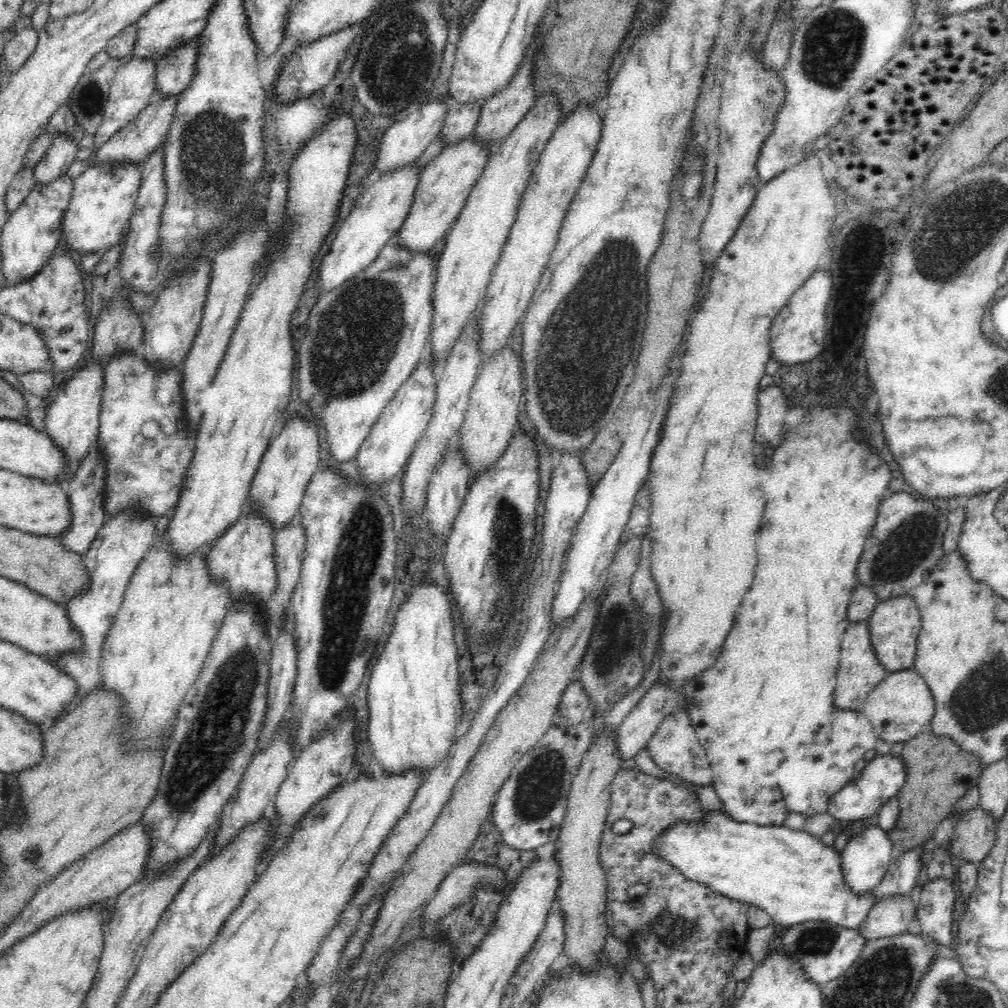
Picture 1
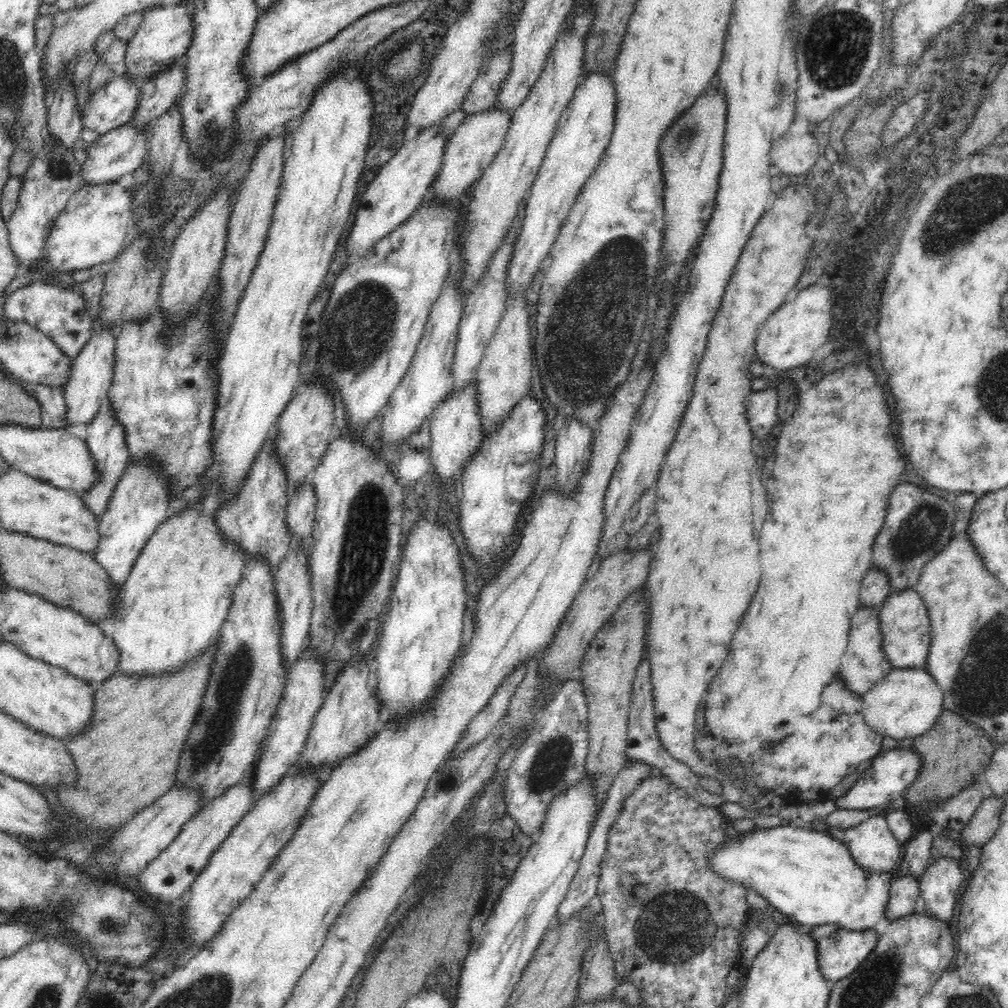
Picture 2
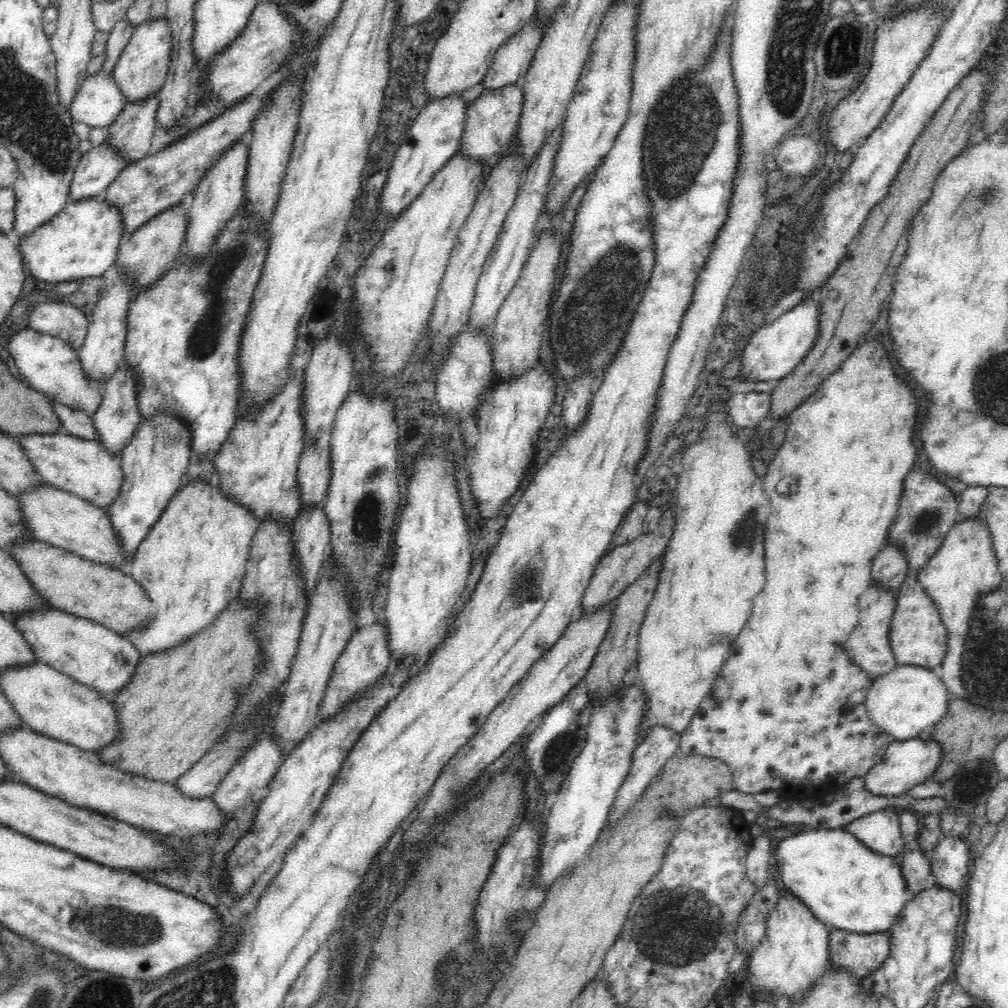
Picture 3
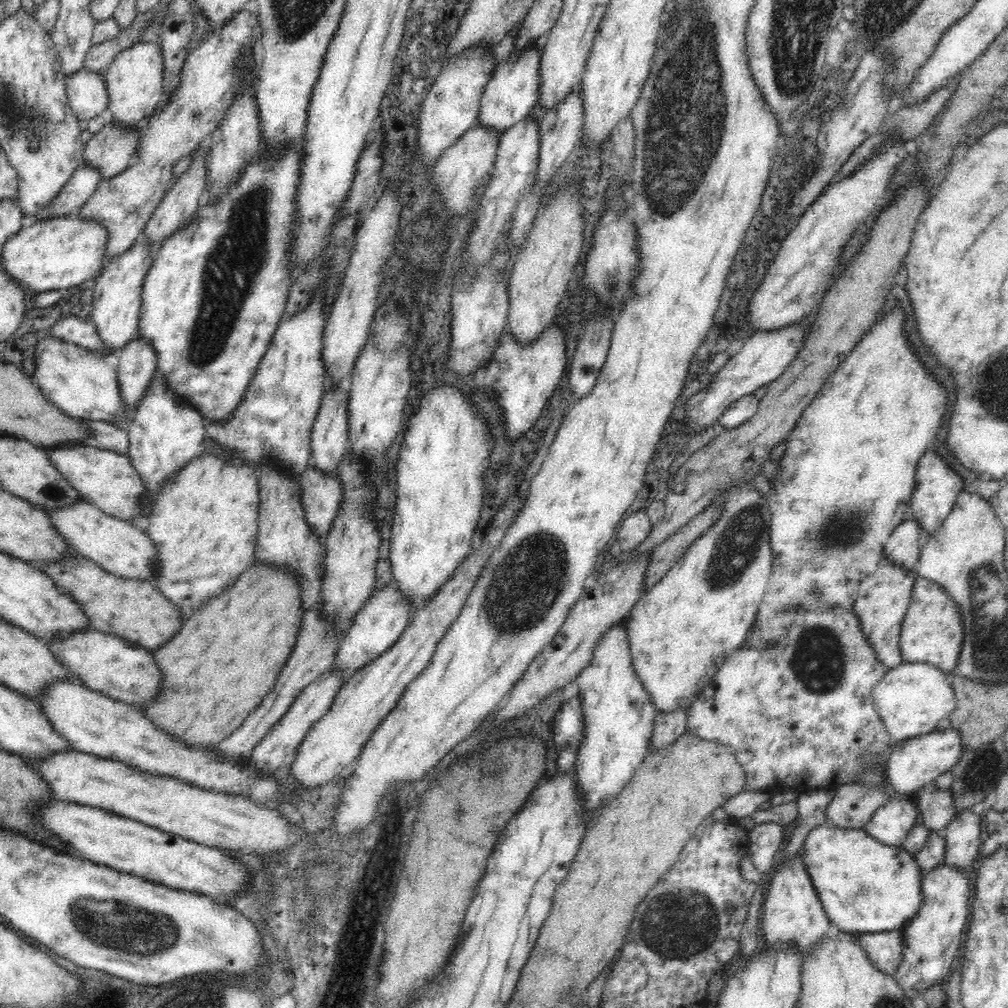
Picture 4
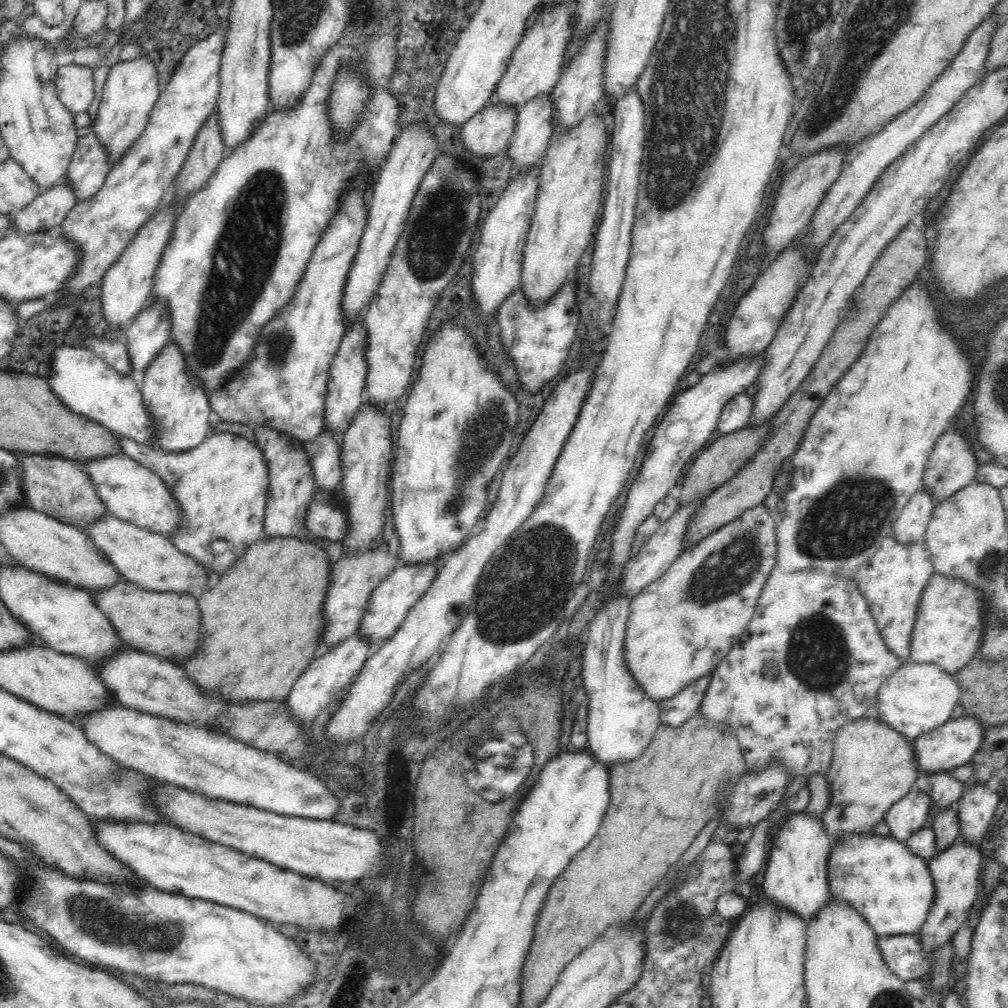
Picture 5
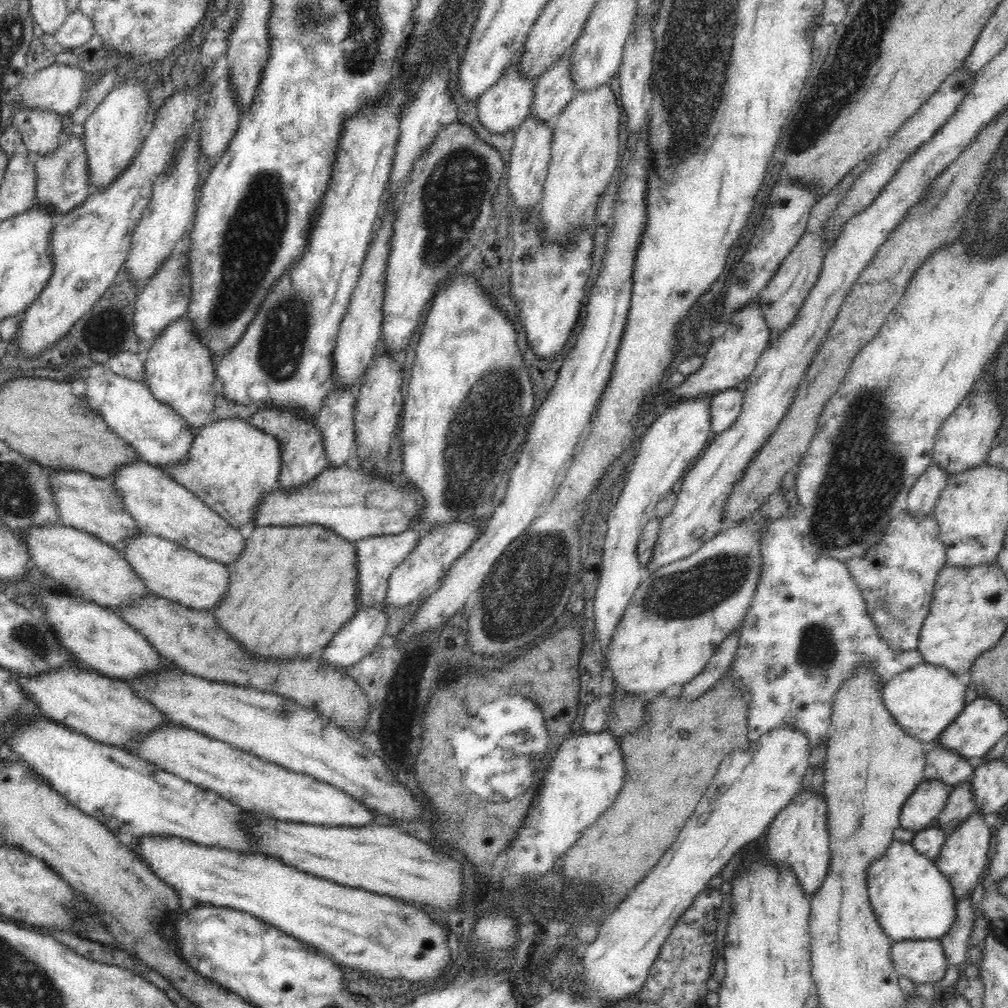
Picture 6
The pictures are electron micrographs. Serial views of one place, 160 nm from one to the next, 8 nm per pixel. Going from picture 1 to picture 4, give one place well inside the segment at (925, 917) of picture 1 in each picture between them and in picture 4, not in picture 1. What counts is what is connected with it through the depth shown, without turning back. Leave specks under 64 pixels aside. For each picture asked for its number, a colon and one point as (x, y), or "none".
2: (939, 883)
3: (948, 860)
4: (961, 836)

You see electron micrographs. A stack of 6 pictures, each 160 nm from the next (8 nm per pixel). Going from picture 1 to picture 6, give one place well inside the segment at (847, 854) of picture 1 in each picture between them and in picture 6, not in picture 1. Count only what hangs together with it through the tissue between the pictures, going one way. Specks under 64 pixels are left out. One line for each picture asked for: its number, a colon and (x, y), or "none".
2: (873, 847)
3: (879, 831)
4: (890, 823)
5: (905, 816)
6: (923, 806)

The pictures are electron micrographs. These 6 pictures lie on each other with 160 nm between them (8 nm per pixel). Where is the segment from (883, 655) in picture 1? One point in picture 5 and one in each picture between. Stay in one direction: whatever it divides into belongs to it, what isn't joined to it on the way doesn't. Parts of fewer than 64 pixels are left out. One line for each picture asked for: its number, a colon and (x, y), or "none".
2: (904, 624)
3: (917, 637)
4: (931, 632)
5: (948, 624)

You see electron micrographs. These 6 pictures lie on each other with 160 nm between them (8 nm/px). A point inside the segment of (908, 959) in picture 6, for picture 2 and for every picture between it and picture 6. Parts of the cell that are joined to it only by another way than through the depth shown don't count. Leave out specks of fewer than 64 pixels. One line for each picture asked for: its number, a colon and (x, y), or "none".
2: (839, 951)
3: (856, 953)
4: (884, 949)
5: (903, 955)

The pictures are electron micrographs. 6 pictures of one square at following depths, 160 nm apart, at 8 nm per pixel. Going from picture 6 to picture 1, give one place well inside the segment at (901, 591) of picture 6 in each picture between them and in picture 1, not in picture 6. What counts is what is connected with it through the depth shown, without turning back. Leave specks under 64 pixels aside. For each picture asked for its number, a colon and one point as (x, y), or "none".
1: (859, 672)
2: (863, 664)
3: (868, 647)
4: (882, 600)
5: (892, 581)

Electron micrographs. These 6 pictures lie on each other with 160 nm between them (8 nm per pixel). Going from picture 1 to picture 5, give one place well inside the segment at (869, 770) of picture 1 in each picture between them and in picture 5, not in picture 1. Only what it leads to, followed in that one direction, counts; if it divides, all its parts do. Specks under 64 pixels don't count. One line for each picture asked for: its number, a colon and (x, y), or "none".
2: (885, 781)
3: (906, 763)
4: (913, 763)
5: (951, 745)

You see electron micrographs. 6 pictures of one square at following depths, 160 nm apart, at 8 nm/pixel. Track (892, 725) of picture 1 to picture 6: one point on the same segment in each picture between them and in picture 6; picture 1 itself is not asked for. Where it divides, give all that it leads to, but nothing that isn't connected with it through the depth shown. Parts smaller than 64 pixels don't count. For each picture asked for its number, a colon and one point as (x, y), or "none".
2: (907, 702)
3: (908, 699)
4: (911, 699)
5: (918, 697)
6: (925, 699)

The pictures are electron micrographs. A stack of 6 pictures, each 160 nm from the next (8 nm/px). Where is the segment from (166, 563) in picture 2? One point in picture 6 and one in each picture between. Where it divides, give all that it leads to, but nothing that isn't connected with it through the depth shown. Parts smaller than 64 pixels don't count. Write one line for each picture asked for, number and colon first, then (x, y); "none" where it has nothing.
3: (191, 564)
4: (204, 524)
5: (220, 486)
6: (231, 467)

